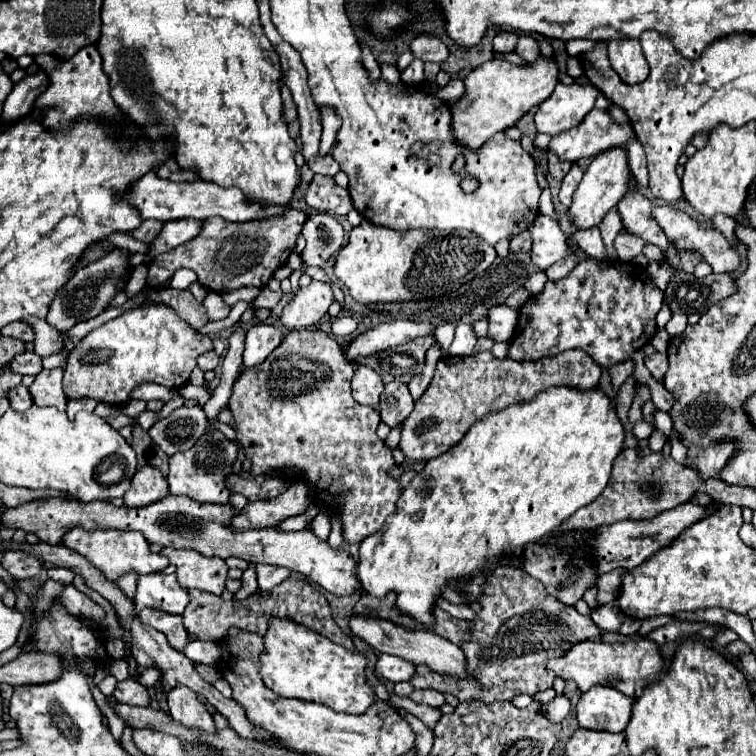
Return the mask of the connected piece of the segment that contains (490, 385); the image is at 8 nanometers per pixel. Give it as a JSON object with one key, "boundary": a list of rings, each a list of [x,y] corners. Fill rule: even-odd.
{"boundary":[[[569,349],[539,361],[515,361],[511,357],[497,359],[491,351],[481,351],[471,357],[443,357],[437,363],[431,385],[421,399],[415,401],[415,409],[403,423],[399,447],[407,459],[429,461],[455,447],[469,427],[489,413],[503,411],[513,403],[533,401],[537,393],[551,387],[589,391],[597,385],[599,365],[581,349]]]}

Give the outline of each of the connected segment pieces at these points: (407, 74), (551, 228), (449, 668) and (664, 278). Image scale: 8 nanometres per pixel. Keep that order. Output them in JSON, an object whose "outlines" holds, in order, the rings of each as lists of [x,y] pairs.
{"outlines":[[[[415,59],[402,73],[401,80],[408,85],[422,83],[424,78],[424,63]]],[[[540,213],[529,232],[533,241],[531,259],[539,269],[545,271],[549,265],[567,257],[569,243],[557,221]]],[[[351,617],[349,621],[349,629],[351,633],[355,633],[357,637],[361,637],[363,641],[367,641],[377,653],[389,653],[389,655],[397,655],[413,665],[427,665],[431,671],[437,673],[445,673],[445,675],[453,675],[453,677],[461,677],[461,679],[473,679],[467,673],[467,659],[465,653],[459,645],[451,643],[449,639],[443,639],[435,633],[429,631],[409,631],[401,625],[395,625],[391,621],[383,621],[383,619],[371,619],[371,617]]],[[[651,265],[651,275],[653,275],[653,281],[661,287],[661,289],[665,289],[665,285],[667,285],[667,281],[671,279],[671,269],[669,269],[669,265]]]]}

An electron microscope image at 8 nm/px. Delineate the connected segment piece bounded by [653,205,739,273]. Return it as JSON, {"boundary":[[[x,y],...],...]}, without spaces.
{"boundary":[[[655,207],[653,219],[661,225],[669,241],[683,249],[699,251],[715,273],[729,273],[739,265],[739,255],[733,245],[717,229],[705,229],[687,213],[673,207]]]}

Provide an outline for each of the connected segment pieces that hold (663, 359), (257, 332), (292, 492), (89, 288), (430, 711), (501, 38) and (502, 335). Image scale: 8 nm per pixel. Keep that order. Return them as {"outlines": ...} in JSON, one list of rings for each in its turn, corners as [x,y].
{"outlines":[[[[653,353],[653,355],[647,355],[645,357],[645,365],[647,369],[651,371],[651,375],[661,381],[665,371],[667,371],[667,355],[661,355],[661,353]]],[[[253,325],[249,331],[247,331],[247,337],[245,337],[245,351],[243,351],[243,365],[245,369],[253,369],[253,367],[259,367],[267,355],[279,347],[283,339],[283,331],[273,327],[273,325]]],[[[295,481],[287,491],[281,493],[281,497],[249,503],[229,521],[229,529],[239,533],[263,527],[277,527],[283,519],[305,513],[310,502],[308,487],[303,481]]],[[[113,249],[113,255],[105,255],[105,259],[99,259],[97,263],[91,263],[89,267],[77,269],[73,273],[73,277],[67,281],[67,285],[63,285],[61,291],[57,291],[57,295],[51,303],[49,323],[57,331],[69,331],[77,323],[93,319],[101,311],[105,311],[111,297],[115,295],[117,279],[121,279],[121,275],[125,275],[125,263],[129,263],[129,253],[125,253],[121,249]]],[[[391,693],[391,695],[389,695],[389,703],[391,703],[393,707],[401,707],[401,709],[405,709],[407,713],[419,717],[429,729],[433,729],[433,725],[437,725],[439,719],[441,719],[441,711],[439,711],[439,709],[429,707],[429,705],[421,705],[421,703],[415,703],[415,701],[411,701],[409,697],[403,699],[403,697]]],[[[501,31],[493,39],[495,51],[513,51],[515,45],[517,45],[517,33],[513,33],[513,31]]],[[[497,305],[489,309],[489,335],[495,341],[505,341],[515,335],[517,329],[517,311],[507,305]]]]}

